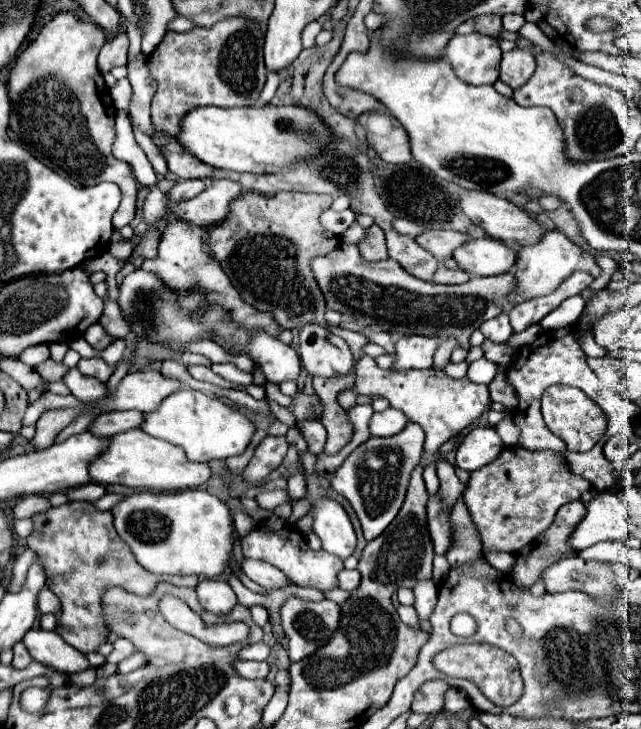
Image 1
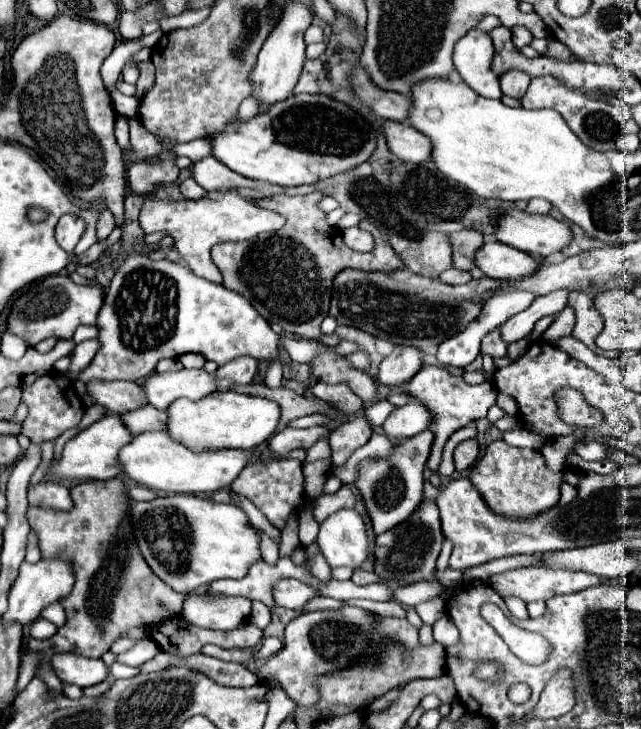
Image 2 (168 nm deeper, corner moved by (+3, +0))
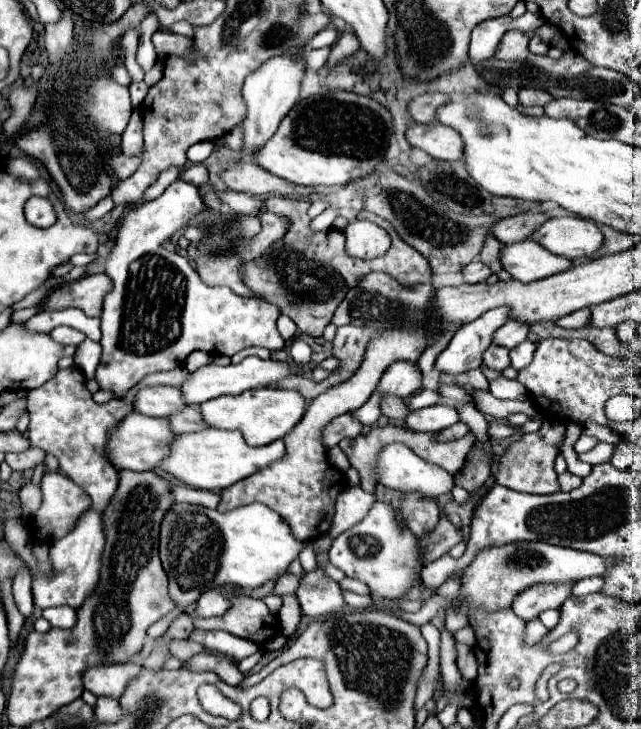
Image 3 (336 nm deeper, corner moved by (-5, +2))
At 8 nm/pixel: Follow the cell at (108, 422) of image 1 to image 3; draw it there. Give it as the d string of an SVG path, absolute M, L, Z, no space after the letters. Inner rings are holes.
M188 406L186 410L174 414L174 418L168 418L168 420L170 420L170 426L172 426L172 430L176 434L190 434L190 432L198 432L198 430L210 428L204 422L198 406Z

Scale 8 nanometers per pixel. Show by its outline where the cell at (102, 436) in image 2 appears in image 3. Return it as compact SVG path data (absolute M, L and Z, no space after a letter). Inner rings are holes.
M132 412L120 422L120 426L116 426L110 432L108 456L114 462L114 466L118 466L118 470L124 470L124 468L130 468L136 472L156 470L160 462L170 454L172 440L174 440L174 432L170 428L168 418L152 418L140 412Z

